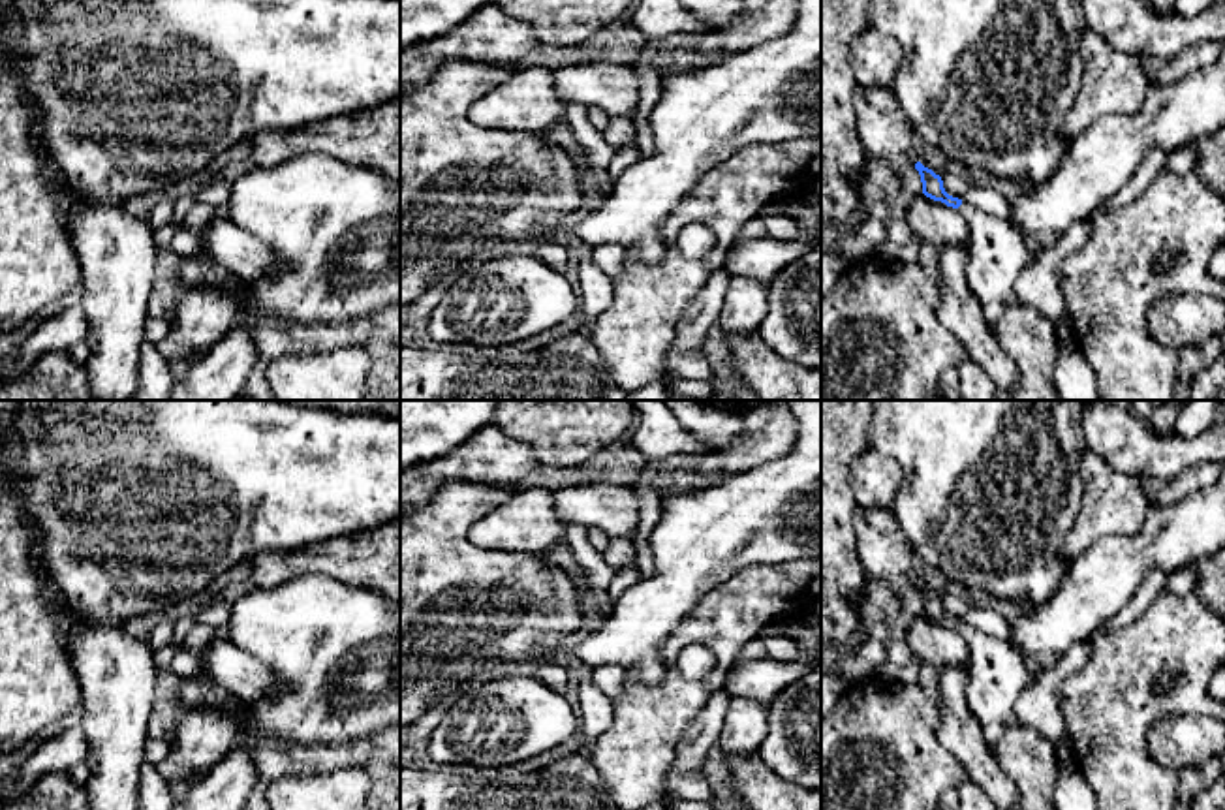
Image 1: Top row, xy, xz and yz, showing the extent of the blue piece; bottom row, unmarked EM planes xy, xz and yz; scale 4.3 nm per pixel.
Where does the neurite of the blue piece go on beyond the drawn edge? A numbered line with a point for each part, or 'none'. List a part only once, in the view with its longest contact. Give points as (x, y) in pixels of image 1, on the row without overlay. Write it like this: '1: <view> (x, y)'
1: yz (996, 673)

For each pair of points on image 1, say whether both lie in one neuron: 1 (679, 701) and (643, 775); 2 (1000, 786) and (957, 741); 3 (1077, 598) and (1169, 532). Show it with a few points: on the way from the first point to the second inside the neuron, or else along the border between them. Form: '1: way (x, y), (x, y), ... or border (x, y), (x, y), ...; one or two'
1: way (660, 720), (643, 737), (643, 756); one
2: way (992, 775), (968, 750); one
3: way (1100, 583), (1120, 562), (1147, 549); one

